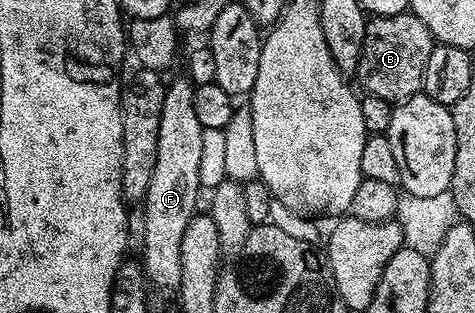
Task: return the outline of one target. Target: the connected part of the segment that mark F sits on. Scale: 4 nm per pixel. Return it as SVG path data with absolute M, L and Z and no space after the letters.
M187 77L169 79L163 97L163 117L159 117L159 145L155 153L155 173L151 173L151 185L147 185L147 193L143 200L146 211L144 222L144 244L139 252L145 277L150 288L158 287L161 291L176 292L181 285L183 265L179 261L179 249L183 245L183 233L187 233L187 225L198 214L197 194L203 191L201 185L201 161L203 159L203 133L205 128L199 125L199 117L195 113L194 84Z

